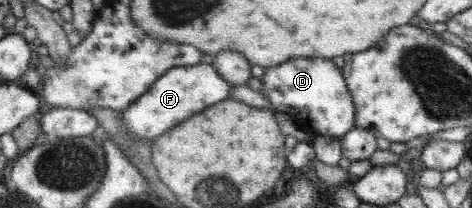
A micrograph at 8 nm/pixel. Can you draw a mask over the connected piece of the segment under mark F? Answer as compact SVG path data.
M204 62L193 66L173 67L163 73L134 103L119 112L131 136L152 141L160 133L186 121L194 113L229 98L233 85L218 75L214 66Z

